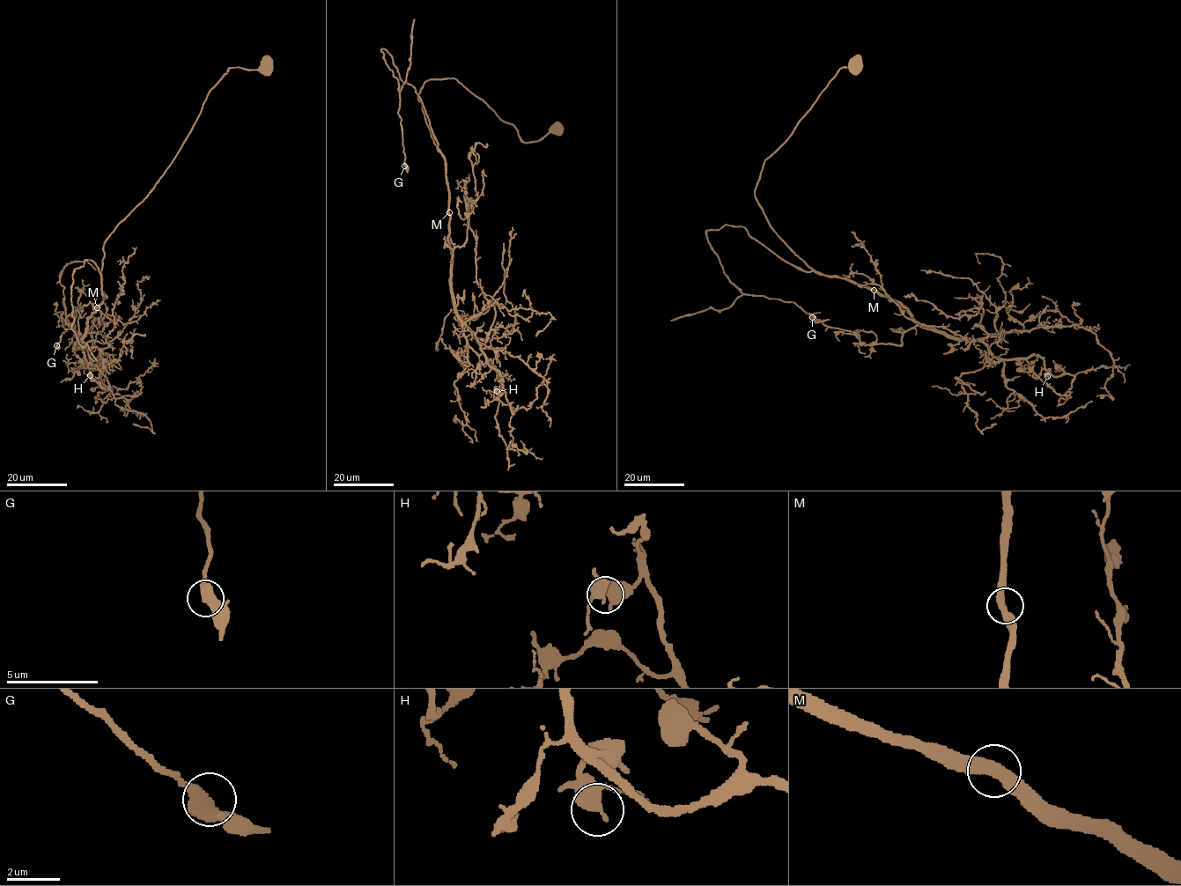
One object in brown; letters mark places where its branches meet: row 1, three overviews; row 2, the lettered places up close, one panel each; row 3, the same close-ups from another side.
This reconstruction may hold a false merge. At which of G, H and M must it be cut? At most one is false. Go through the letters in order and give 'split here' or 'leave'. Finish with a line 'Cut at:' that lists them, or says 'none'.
G: leave
H: leave
M: leave
Cut at: none

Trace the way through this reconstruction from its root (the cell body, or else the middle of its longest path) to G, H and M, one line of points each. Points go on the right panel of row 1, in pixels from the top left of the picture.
G: (856, 64), (765, 160), (754, 193), (814, 270), (742, 226), (706, 231), (743, 293), (812, 317)
H: (856, 64), (764, 161), (754, 193), (770, 226), (814, 269), (1000, 358), (1037, 355), (1047, 376)
M: (856, 64), (861, 65), (839, 70), (786, 141), (765, 160), (754, 193), (770, 226), (811, 268), (874, 290)

